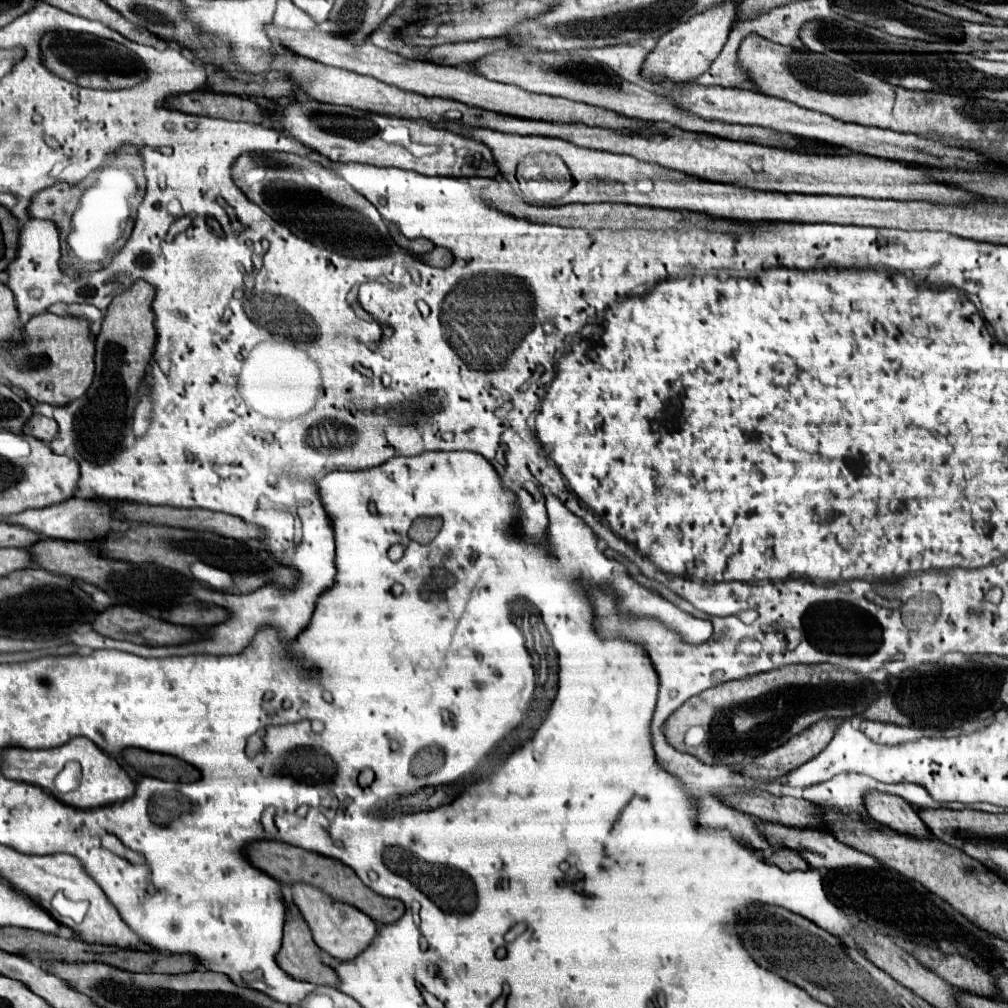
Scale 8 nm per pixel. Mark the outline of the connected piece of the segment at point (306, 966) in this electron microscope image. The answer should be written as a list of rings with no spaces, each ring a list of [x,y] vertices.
[[[286,906],[284,940],[280,952],[276,954],[276,962],[284,970],[288,970],[288,974],[296,980],[322,986],[340,984],[336,972],[328,964],[324,964],[320,948],[316,946],[306,920],[302,918],[302,914],[292,912],[288,906]]]

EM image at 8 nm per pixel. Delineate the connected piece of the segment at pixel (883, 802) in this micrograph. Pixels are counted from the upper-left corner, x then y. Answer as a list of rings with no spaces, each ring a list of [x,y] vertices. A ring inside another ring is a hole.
[[[868,792],[864,798],[864,806],[870,818],[892,826],[892,830],[914,834],[918,838],[928,836],[928,828],[924,826],[924,822],[920,822],[918,812],[900,796],[886,792]]]

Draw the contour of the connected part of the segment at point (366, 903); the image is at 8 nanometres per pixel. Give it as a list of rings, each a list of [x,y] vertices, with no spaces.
[[[276,840],[250,842],[248,848],[242,850],[242,854],[252,862],[254,868],[262,870],[264,874],[268,874],[268,876],[272,876],[280,882],[286,882],[286,884],[294,884],[294,882],[300,882],[300,880],[308,882],[308,884],[314,884],[320,890],[324,890],[328,896],[356,906],[360,912],[368,914],[376,924],[392,924],[392,922],[400,920],[402,914],[406,912],[406,906],[404,906],[402,900],[394,900],[394,898],[386,898],[386,896],[376,894],[354,874],[352,868],[344,866],[338,860],[332,860],[332,858],[328,860],[320,854],[290,846],[290,844],[284,844],[284,842],[276,842]]]

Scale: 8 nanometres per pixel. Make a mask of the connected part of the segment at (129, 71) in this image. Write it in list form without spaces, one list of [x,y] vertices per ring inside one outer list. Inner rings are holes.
[[[54,32],[44,36],[40,42],[40,60],[56,76],[62,76],[86,88],[130,88],[146,78],[146,68],[142,60],[126,46],[90,34]]]

